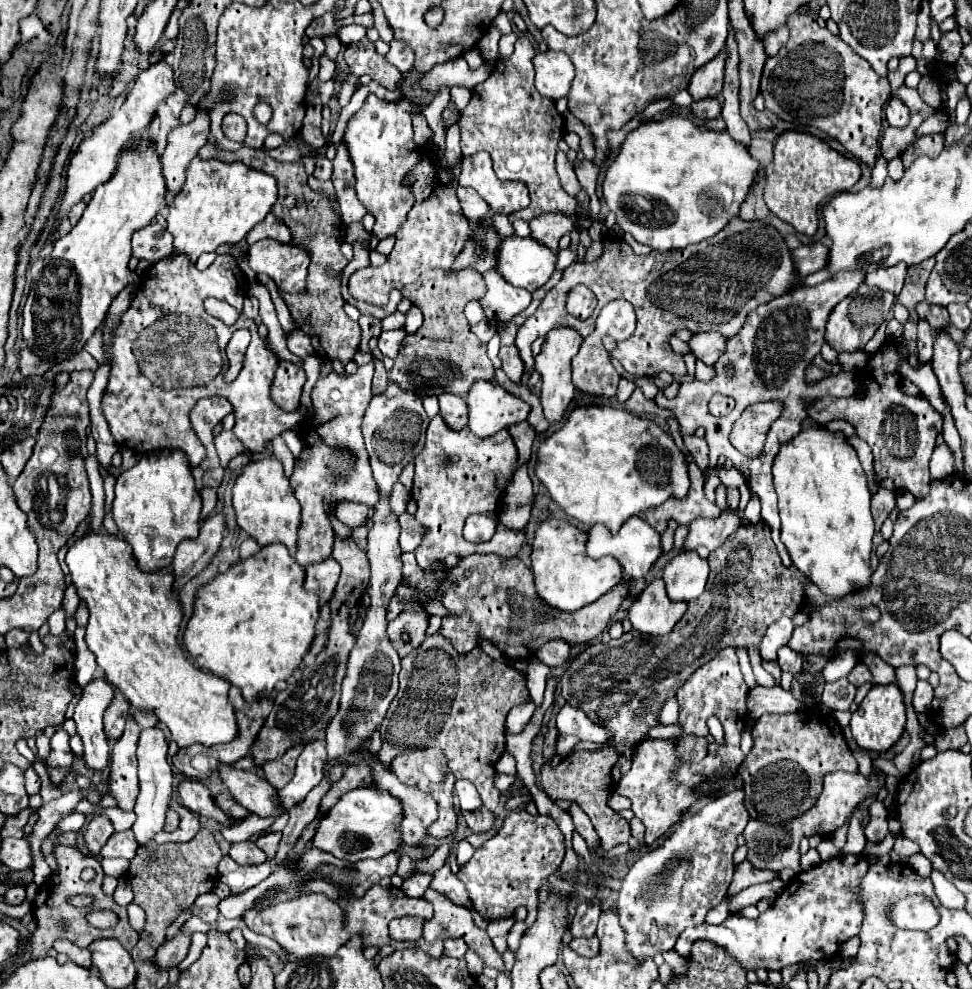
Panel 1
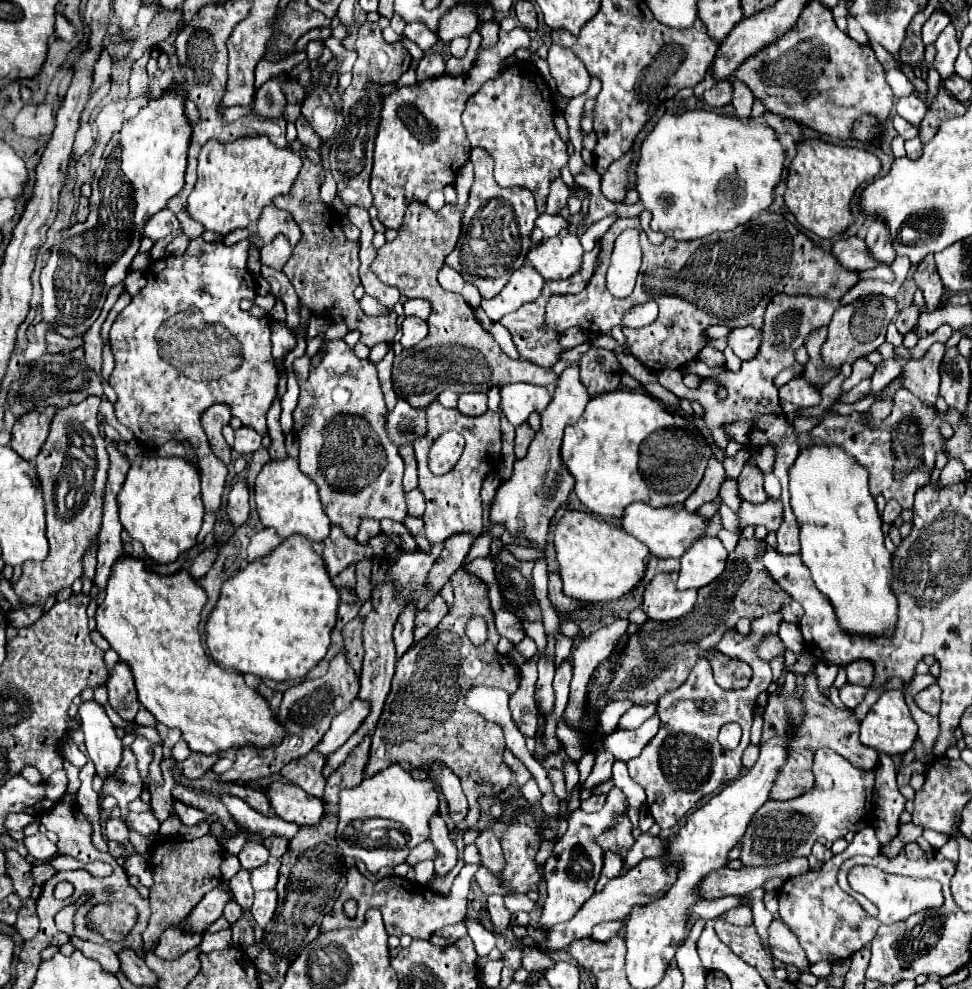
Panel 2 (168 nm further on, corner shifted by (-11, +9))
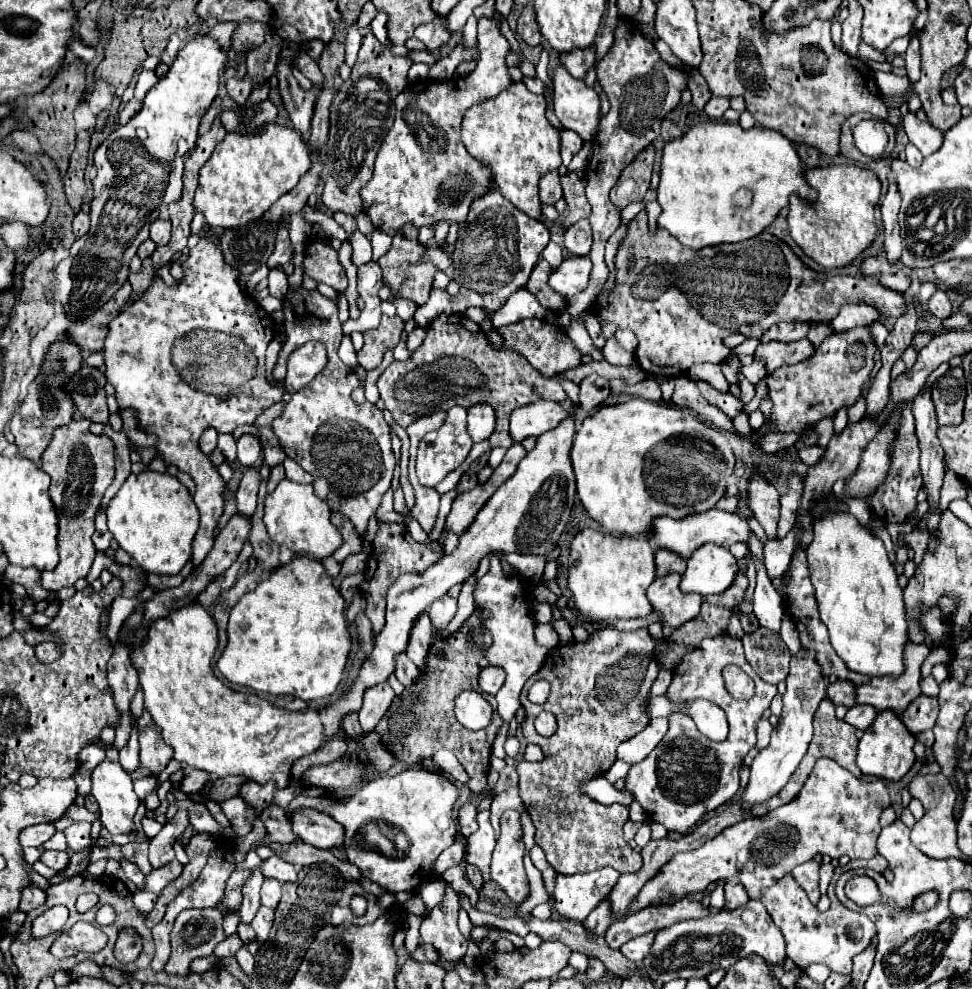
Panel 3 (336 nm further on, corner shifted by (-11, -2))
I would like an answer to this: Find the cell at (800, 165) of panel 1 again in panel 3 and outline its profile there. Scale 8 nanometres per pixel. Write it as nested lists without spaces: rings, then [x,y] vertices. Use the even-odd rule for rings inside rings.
[[[861,166],[815,168],[807,170],[805,178],[819,196],[813,204],[807,204],[795,196],[791,198],[787,216],[791,238],[811,260],[815,260],[825,270],[853,264],[853,260],[879,236],[875,224],[875,206],[881,194],[881,182],[873,170]]]

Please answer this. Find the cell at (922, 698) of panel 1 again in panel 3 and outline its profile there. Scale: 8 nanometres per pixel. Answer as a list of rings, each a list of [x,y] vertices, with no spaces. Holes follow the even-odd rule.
[[[921,694],[909,704],[909,708],[905,712],[901,712],[901,722],[913,736],[917,736],[935,726],[937,714],[939,714],[937,698]]]

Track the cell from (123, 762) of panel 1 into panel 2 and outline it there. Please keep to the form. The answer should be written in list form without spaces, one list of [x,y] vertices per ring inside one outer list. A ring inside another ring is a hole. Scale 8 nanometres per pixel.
[[[137,735],[137,739],[131,743],[131,751],[137,757],[137,769],[139,769],[139,777],[143,781],[147,781],[149,777],[149,765],[153,761],[153,745],[149,739]]]

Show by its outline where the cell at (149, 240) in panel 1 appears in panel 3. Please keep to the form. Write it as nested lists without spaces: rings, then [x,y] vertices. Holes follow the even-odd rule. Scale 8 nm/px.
[[[155,220],[151,224],[151,240],[155,244],[169,244],[171,238],[171,220]]]

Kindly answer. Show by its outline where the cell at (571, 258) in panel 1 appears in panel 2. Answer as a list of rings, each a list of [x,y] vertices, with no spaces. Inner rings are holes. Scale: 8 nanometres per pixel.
[[[607,216],[589,227],[580,237],[585,252],[591,251],[598,239],[600,239],[609,227],[616,221],[617,217]]]

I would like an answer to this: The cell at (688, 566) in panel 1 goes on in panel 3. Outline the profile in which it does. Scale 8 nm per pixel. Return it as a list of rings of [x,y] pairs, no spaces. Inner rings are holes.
[[[709,542],[687,558],[687,570],[681,580],[681,590],[697,592],[701,596],[723,594],[733,584],[737,572],[737,558],[727,548]]]

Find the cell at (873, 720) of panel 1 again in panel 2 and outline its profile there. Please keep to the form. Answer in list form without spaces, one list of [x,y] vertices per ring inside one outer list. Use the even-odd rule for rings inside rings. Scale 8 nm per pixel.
[[[901,689],[885,691],[861,721],[861,743],[887,755],[903,755],[905,751],[911,749],[915,737],[917,737],[917,723],[913,721],[913,715],[907,707]]]

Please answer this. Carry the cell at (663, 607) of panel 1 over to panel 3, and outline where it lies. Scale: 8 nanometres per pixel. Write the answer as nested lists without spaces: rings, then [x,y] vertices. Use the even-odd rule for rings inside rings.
[[[667,574],[667,576],[655,578],[653,584],[647,588],[647,598],[653,604],[653,610],[663,618],[663,634],[665,634],[665,639],[669,637],[669,634],[675,628],[679,628],[681,624],[697,618],[701,602],[703,602],[703,598],[699,594],[685,594],[685,592],[681,592],[679,582],[681,582],[681,574]]]

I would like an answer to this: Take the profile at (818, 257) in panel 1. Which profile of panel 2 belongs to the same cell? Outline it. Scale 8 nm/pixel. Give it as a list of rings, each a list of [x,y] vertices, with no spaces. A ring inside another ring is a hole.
[[[849,237],[849,239],[835,241],[831,253],[833,253],[833,257],[837,257],[837,261],[841,265],[845,265],[847,269],[853,269],[853,271],[875,267],[871,257],[867,255],[865,243],[859,237]]]

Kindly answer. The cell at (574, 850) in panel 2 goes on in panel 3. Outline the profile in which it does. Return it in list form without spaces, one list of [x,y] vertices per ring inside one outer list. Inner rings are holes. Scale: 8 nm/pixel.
[[[601,868],[595,872],[577,872],[573,876],[557,874],[555,910],[571,920],[585,920],[613,890],[619,872]]]

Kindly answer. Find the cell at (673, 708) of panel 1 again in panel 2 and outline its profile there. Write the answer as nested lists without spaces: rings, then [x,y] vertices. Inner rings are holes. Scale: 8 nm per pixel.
[[[655,713],[653,717],[649,717],[649,721],[645,721],[639,729],[633,731],[613,731],[607,739],[605,739],[605,749],[611,751],[615,755],[615,759],[619,761],[629,761],[633,757],[637,757],[641,753],[641,749],[645,747],[645,743],[657,733],[661,721],[659,715]]]

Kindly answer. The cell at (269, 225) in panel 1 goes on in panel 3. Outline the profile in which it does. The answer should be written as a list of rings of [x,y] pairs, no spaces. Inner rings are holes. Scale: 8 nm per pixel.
[[[281,226],[279,232],[277,232],[275,250],[273,250],[273,254],[269,256],[267,266],[269,266],[269,268],[281,268],[281,270],[285,270],[287,276],[295,270],[295,266],[293,266],[293,246],[291,246],[289,232],[287,232],[285,226]]]

